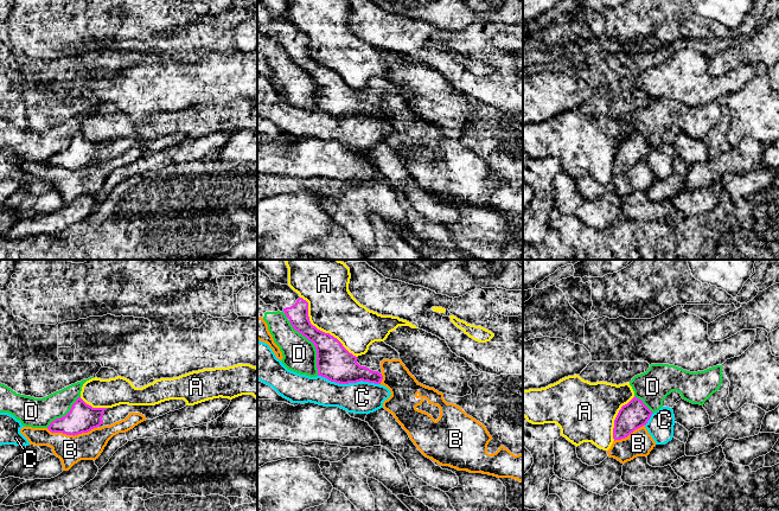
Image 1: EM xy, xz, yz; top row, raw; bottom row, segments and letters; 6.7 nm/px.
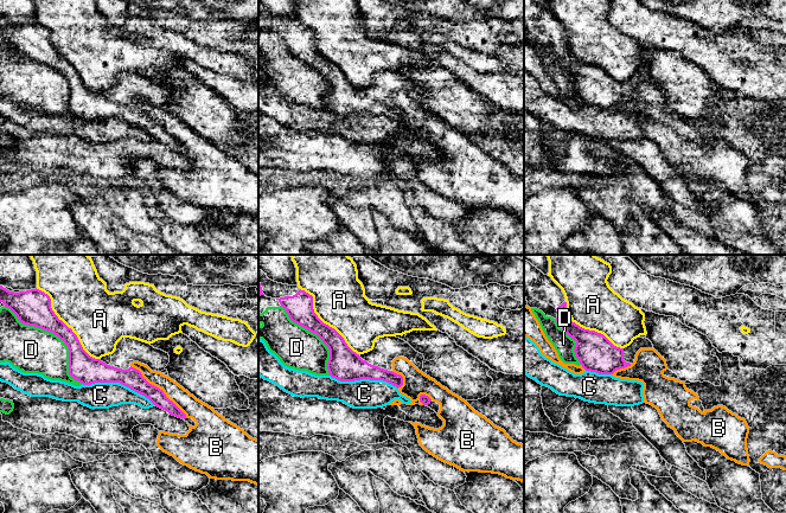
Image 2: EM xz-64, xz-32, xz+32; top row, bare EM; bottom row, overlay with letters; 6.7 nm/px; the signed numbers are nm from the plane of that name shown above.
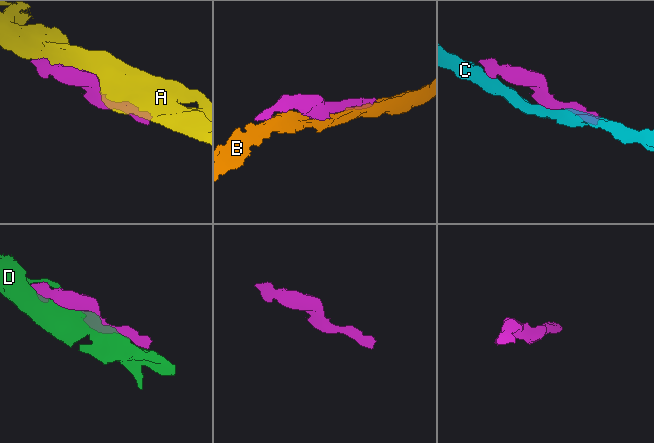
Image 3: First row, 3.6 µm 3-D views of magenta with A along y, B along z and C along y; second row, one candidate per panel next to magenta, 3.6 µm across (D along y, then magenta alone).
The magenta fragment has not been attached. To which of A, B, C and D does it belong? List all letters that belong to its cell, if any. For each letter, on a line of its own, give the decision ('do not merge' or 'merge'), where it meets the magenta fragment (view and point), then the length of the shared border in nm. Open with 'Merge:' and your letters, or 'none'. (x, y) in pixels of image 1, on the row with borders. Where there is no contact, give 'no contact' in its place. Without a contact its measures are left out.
Merge: none
A: do not merge | xz (319, 330) | 550 nm
B: do not merge | xy (71, 434) | 340 nm
C: do not merge | xz (349, 382) | 420 nm
D: do not merge | xz (314, 345) | 420 nm

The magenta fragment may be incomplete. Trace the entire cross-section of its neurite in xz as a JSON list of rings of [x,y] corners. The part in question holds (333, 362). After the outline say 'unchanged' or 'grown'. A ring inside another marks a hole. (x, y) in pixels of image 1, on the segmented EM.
[[[258,267],[257,295],[266,305],[283,312],[293,328],[314,344],[318,376],[331,382],[349,384],[363,381],[381,384],[383,376],[377,371],[381,362],[400,359],[400,353],[384,341],[375,341],[365,354],[353,356],[337,338],[311,324],[306,300],[288,285],[273,282]]]; grown

